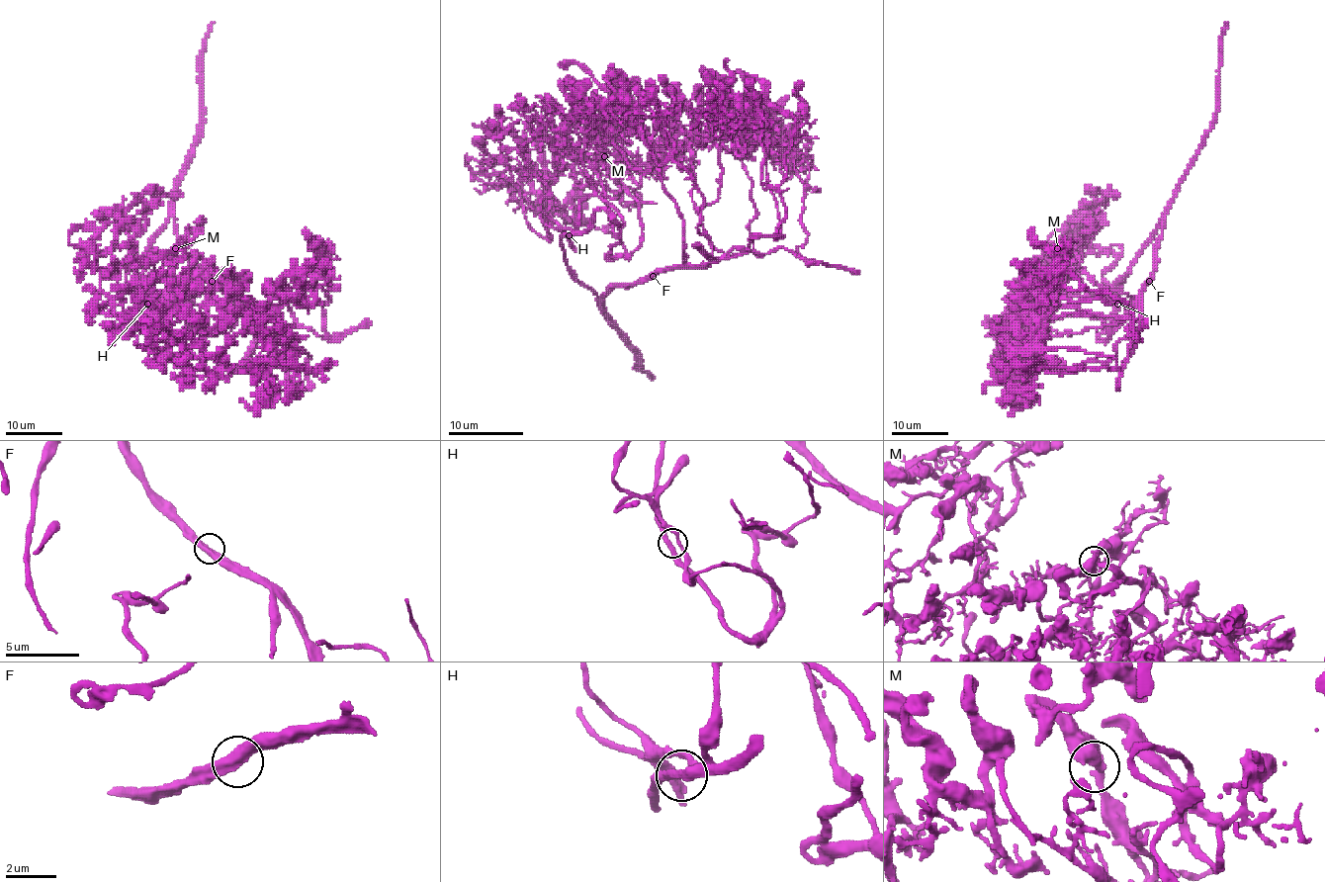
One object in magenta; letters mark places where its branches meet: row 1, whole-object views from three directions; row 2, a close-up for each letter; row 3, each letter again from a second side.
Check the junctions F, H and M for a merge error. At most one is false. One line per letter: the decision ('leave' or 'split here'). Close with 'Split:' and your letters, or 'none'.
F: leave
H: leave
M: leave
Split: none

